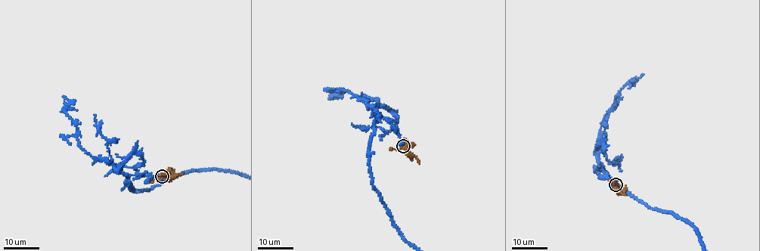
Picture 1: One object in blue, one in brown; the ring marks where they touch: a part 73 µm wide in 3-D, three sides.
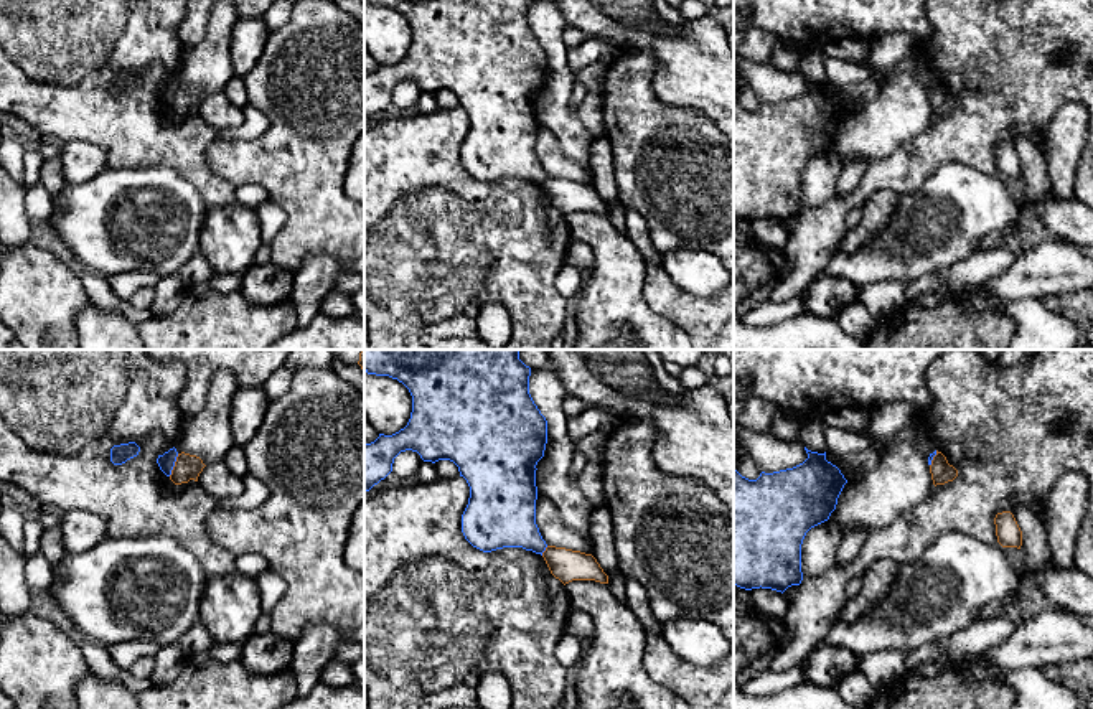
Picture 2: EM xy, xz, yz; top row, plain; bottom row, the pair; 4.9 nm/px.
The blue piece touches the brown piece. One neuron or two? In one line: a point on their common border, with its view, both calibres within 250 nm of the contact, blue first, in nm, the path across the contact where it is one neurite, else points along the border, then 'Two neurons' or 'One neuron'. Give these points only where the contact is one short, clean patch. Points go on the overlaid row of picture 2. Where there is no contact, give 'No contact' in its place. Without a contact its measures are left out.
Touches blue at xy (173, 465). Thickness 80 nm (blue) against 130 nm. Boundary: xy (178, 454), (168, 475). Two neurons

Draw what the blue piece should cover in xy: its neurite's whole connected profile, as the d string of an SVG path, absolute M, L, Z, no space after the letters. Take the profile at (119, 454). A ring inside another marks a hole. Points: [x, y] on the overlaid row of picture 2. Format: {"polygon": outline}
{"polygon": "M129 442L129 444L120 444L120 445L114 445L110 448L110 462L114 465L122 465L127 460L137 457L140 452L140 447L135 442Z"}

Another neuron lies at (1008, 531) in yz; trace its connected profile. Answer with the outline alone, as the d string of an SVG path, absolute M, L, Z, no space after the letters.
M1011 511L997 513L994 518L997 542L1002 547L1022 546L1022 531Z

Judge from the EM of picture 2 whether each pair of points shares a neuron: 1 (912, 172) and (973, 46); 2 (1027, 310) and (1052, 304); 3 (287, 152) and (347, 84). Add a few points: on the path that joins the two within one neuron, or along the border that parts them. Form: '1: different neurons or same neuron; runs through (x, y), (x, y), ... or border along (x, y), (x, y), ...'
1: same neuron; runs through (943, 140), (988, 96), (988, 83), (983, 78)
2: different neurons; border along (1039, 299), (1047, 309), (1059, 314)
3: same neuron; runs through (304, 136), (312, 127), (314, 117), (330, 101)

